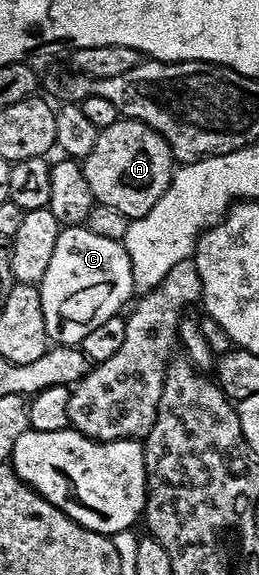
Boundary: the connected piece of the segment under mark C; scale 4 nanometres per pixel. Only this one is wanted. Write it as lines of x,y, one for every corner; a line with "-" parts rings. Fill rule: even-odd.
85,225
60,230
49,269
45,269
45,277
37,286
41,293
41,310
45,313
47,338
55,345
82,344
83,338
97,329
97,325
120,314
137,291
133,265
122,242
100,237

